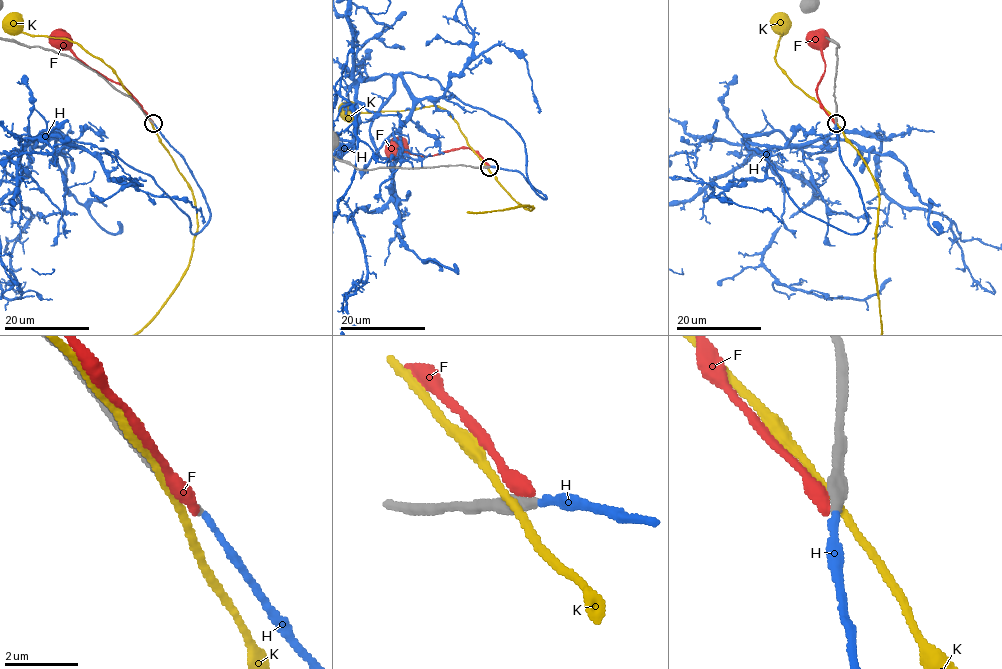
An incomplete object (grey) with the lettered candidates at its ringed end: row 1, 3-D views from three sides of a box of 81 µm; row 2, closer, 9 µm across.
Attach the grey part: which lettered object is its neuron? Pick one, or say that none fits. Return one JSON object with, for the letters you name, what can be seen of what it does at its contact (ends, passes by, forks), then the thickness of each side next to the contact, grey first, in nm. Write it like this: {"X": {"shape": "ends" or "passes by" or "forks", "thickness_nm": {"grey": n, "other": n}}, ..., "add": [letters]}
{"H": {"shape": "ends", "thickness_nm": {"grey": 300, "other": 170}}, "add": ["H"]}

